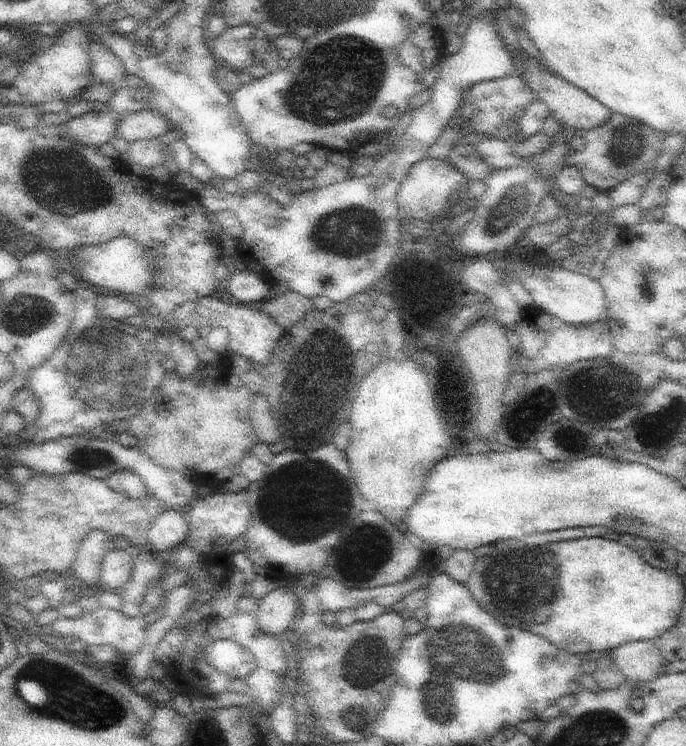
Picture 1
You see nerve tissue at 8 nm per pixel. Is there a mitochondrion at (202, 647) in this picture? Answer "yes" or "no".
no

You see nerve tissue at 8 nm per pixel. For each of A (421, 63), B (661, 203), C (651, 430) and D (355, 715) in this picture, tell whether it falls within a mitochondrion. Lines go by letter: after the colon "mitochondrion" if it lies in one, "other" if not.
A: other
B: other
C: mitochondrion
D: mitochondrion

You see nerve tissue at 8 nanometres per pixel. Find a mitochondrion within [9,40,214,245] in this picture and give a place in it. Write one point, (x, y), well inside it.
(62, 183)

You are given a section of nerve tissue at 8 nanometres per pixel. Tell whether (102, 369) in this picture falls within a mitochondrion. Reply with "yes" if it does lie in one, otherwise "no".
yes

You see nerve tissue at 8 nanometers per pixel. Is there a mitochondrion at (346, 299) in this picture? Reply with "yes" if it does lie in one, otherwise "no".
no

